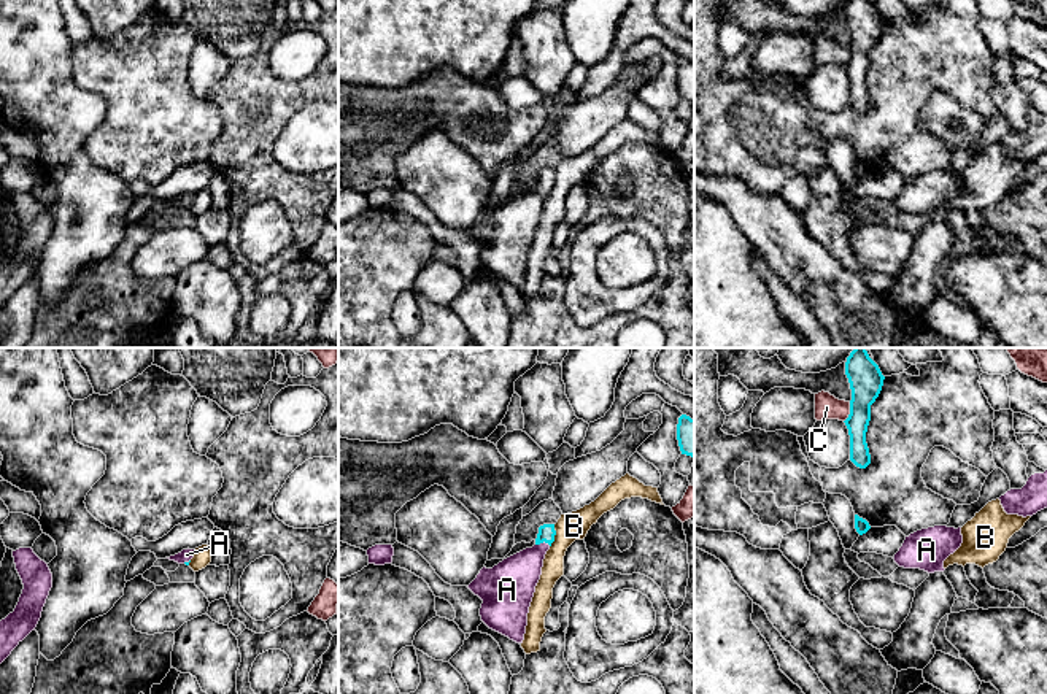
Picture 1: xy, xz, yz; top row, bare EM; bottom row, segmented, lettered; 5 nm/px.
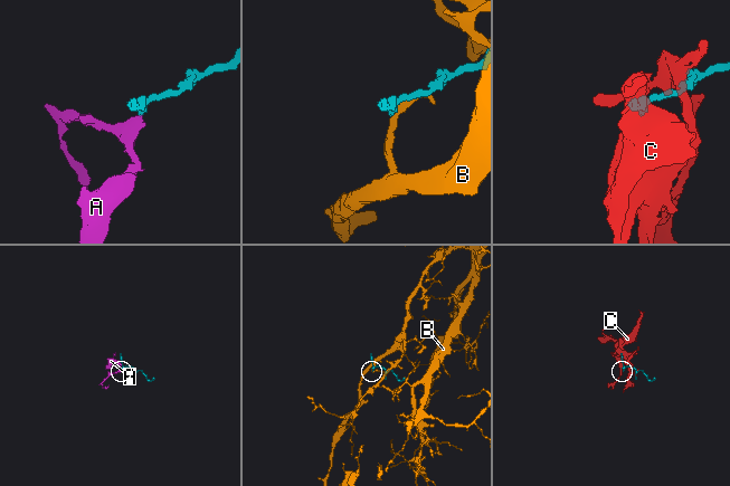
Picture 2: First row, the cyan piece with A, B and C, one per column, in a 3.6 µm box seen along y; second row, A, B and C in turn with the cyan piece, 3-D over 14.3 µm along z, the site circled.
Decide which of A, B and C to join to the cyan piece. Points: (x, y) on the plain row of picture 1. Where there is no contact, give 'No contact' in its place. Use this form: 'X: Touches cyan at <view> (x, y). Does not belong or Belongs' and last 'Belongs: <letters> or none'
A: Touches cyan at xz (544, 185). Belongs
B: Touches cyan at xz (555, 178). Does not belong
C: Touches cyan at yz (850, 56). Does not belong
Belongs: A

